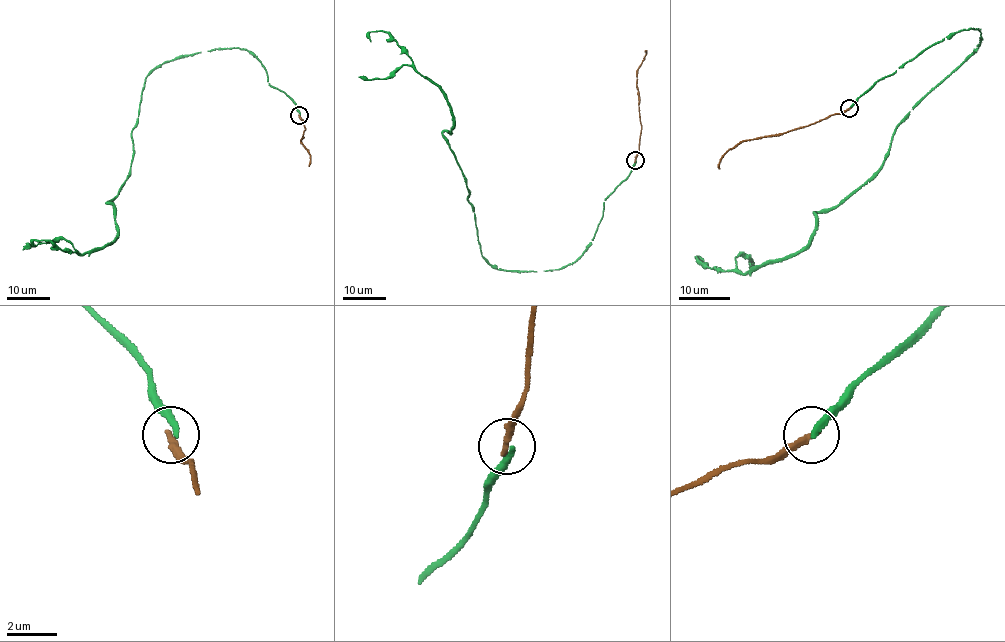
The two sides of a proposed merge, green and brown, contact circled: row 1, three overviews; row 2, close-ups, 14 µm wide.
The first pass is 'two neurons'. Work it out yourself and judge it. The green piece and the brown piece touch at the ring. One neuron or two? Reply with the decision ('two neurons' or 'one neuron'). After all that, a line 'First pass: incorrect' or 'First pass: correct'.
two neurons
First pass: correct

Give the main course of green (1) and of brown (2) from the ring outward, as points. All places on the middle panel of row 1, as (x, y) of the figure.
1: (636, 160), (572, 263), (498, 270), (443, 133), (446, 95), (386, 32), (370, 31), (370, 42)
2: (635, 160), (641, 130), (637, 70), (645, 52)

